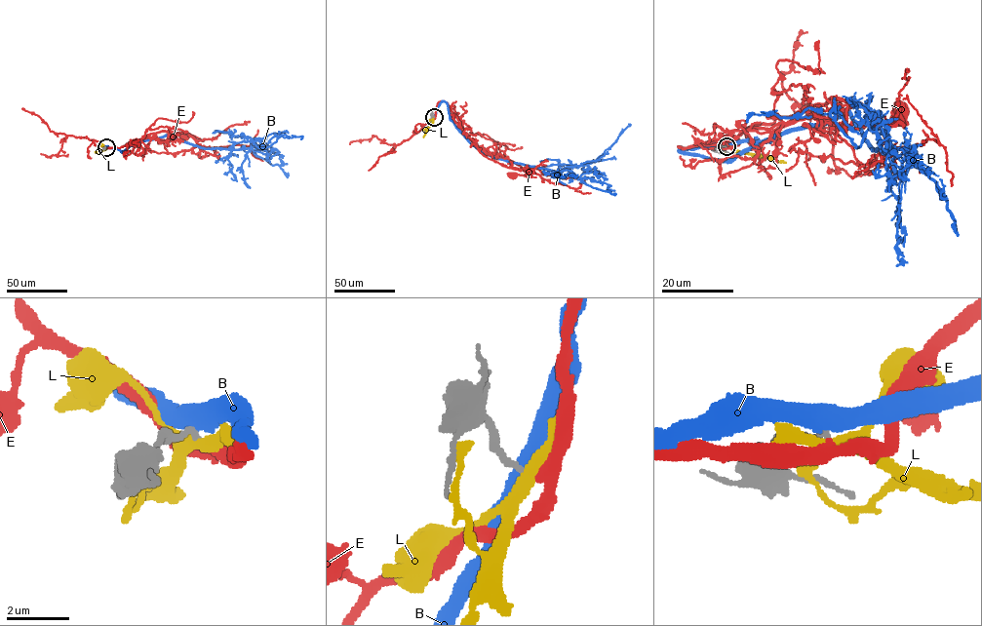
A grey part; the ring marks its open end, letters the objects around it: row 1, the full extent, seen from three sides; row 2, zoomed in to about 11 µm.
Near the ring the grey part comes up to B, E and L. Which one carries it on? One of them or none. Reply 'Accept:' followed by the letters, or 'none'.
Accept: E

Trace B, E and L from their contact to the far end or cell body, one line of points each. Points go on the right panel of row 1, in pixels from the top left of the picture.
B: (726, 144), (681, 151), (734, 159), (844, 109), (889, 149), (869, 128), (856, 147), (809, 107), (746, 122)
E: (726, 146), (680, 146), (771, 129), (833, 98), (885, 125), (904, 125), (898, 113)
L: (726, 146), (786, 163)

